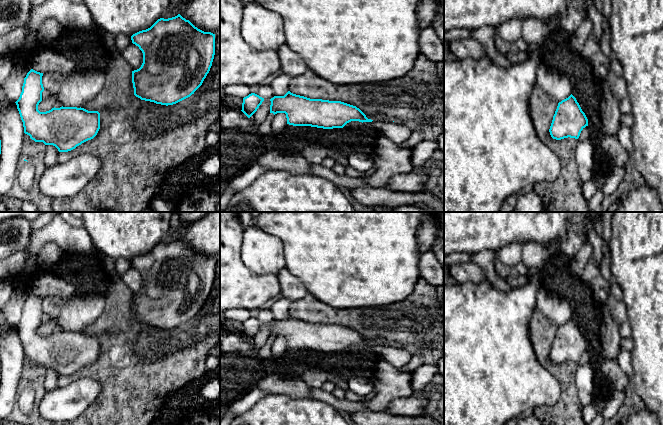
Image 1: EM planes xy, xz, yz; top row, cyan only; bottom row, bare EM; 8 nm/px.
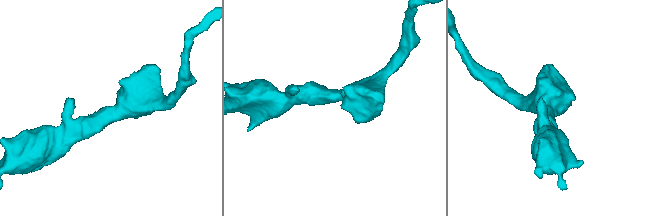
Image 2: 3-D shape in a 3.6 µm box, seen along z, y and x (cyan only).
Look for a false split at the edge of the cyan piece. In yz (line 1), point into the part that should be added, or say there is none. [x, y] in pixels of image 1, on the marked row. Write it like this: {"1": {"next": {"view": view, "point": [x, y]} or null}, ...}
{"1": {"next": null}}

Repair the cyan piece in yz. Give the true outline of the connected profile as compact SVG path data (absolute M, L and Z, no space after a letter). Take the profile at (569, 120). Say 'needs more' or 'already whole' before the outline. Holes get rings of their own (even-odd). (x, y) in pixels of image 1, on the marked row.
already whole; M571 94L558 103L549 129L553 139L578 139L581 131L588 126L588 119L576 98Z

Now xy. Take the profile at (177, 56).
already whole; M180 14L158 19L131 40L143 53L141 67L132 71L134 95L166 106L194 94L215 55L215 34L198 29Z

